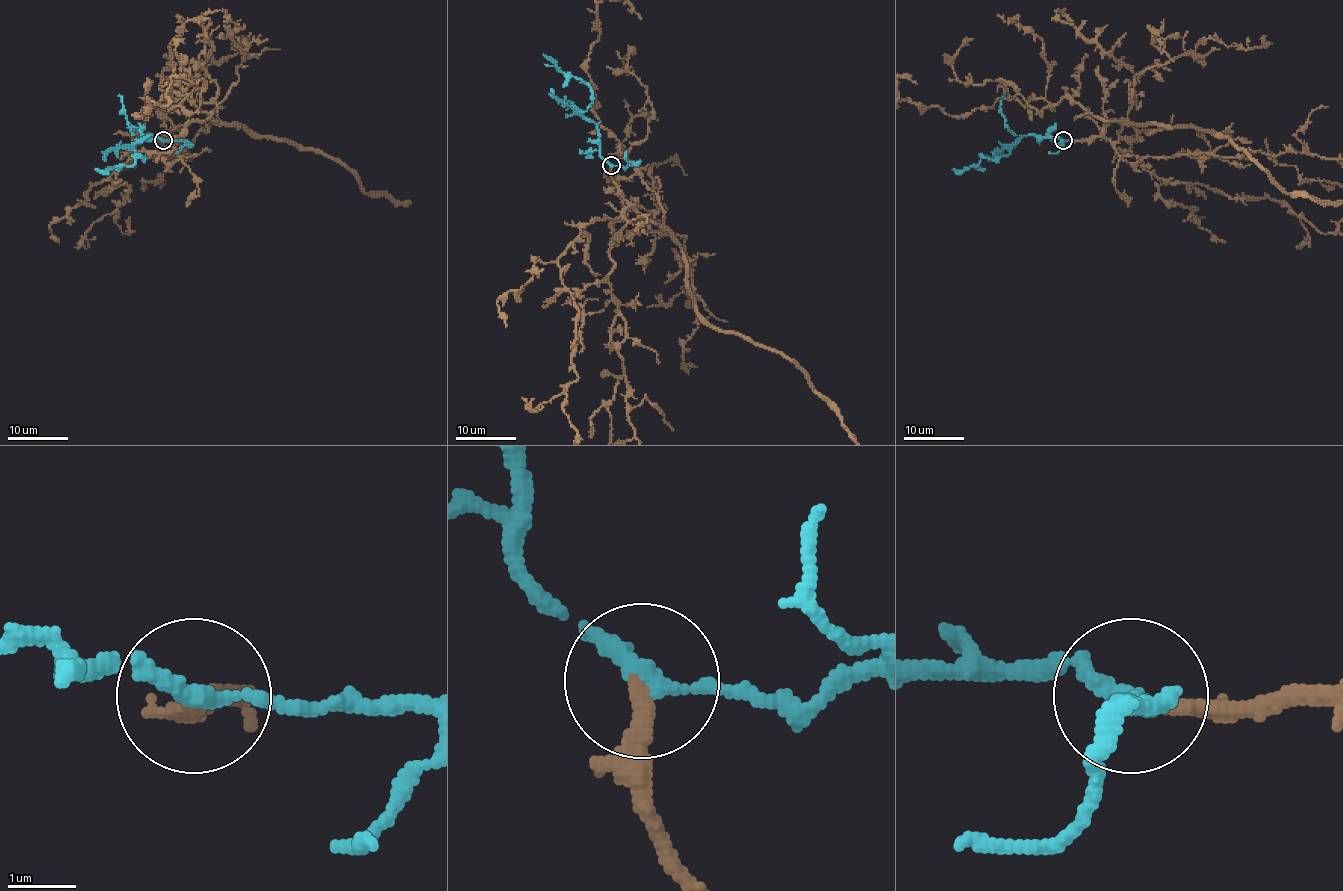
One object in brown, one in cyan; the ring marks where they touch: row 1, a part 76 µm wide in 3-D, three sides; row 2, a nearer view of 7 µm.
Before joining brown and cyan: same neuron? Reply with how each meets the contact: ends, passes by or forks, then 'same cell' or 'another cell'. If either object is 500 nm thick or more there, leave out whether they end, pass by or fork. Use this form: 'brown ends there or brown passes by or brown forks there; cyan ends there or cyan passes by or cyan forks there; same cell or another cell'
brown ends there; cyan passes by; same cell

